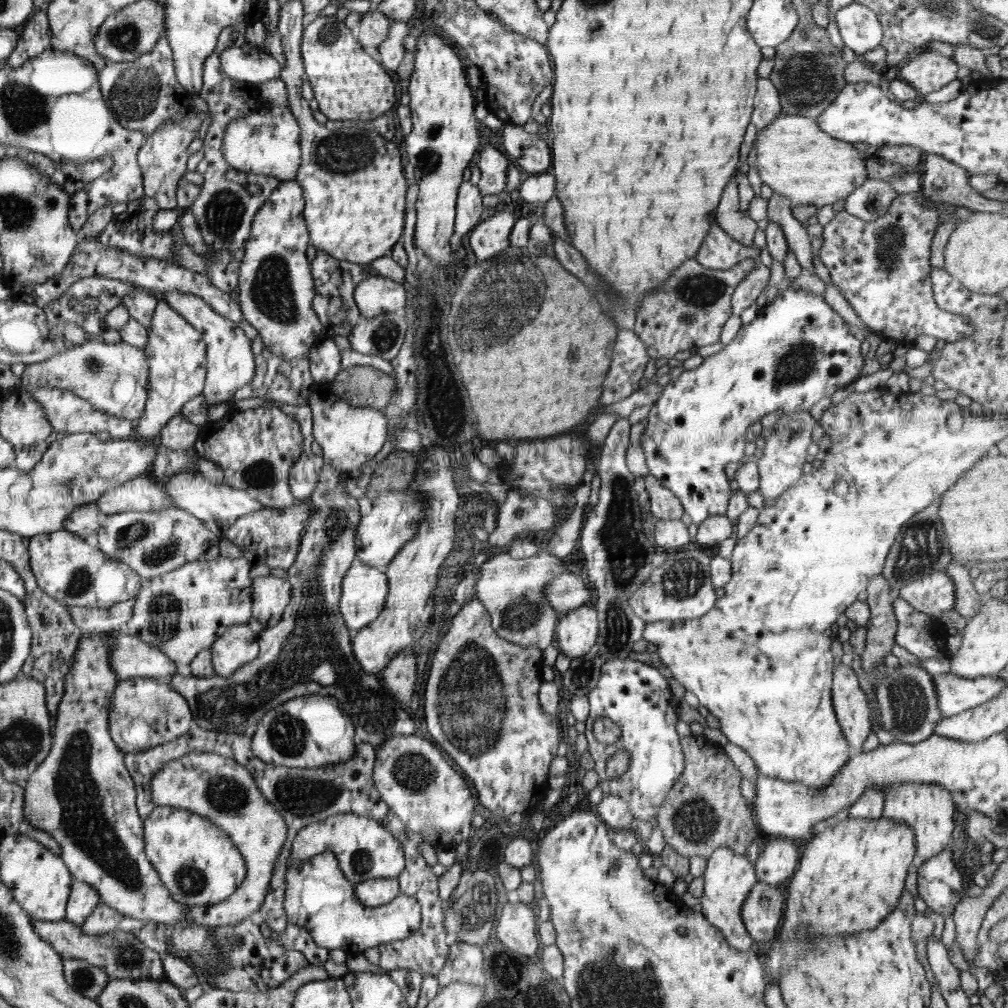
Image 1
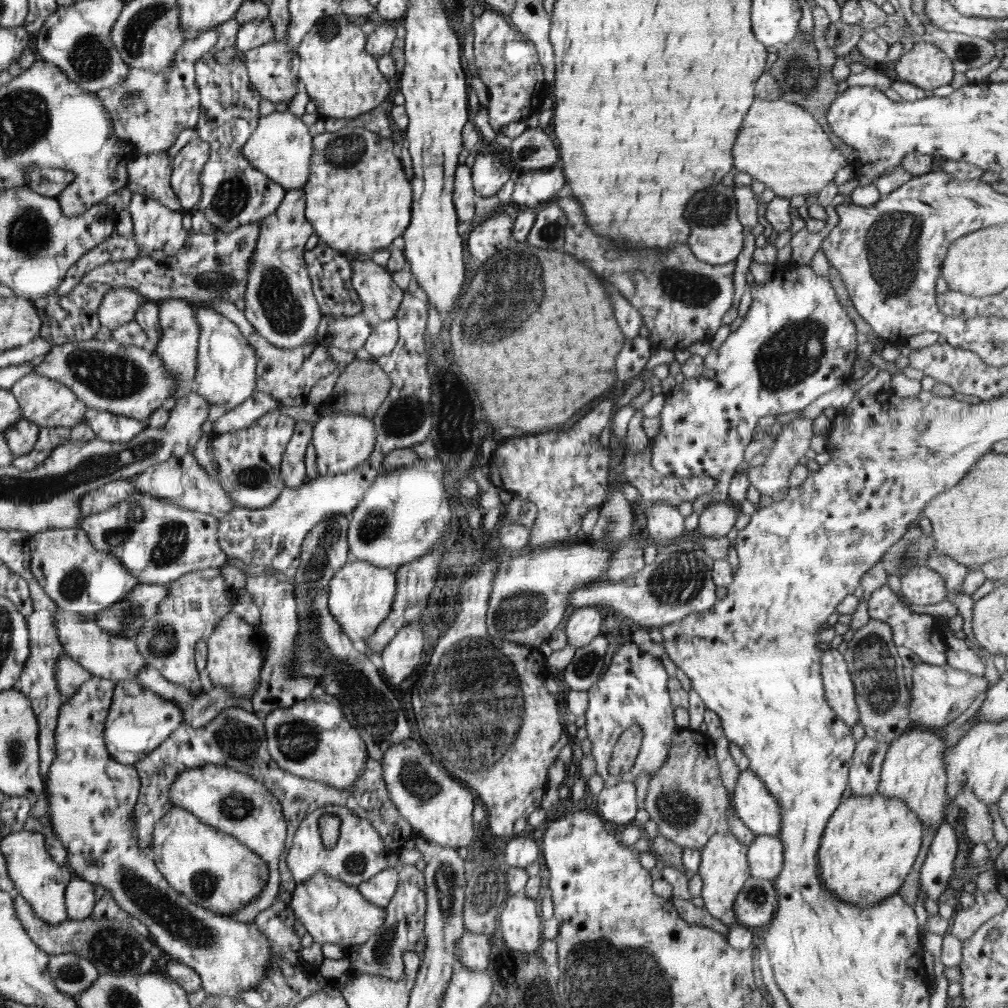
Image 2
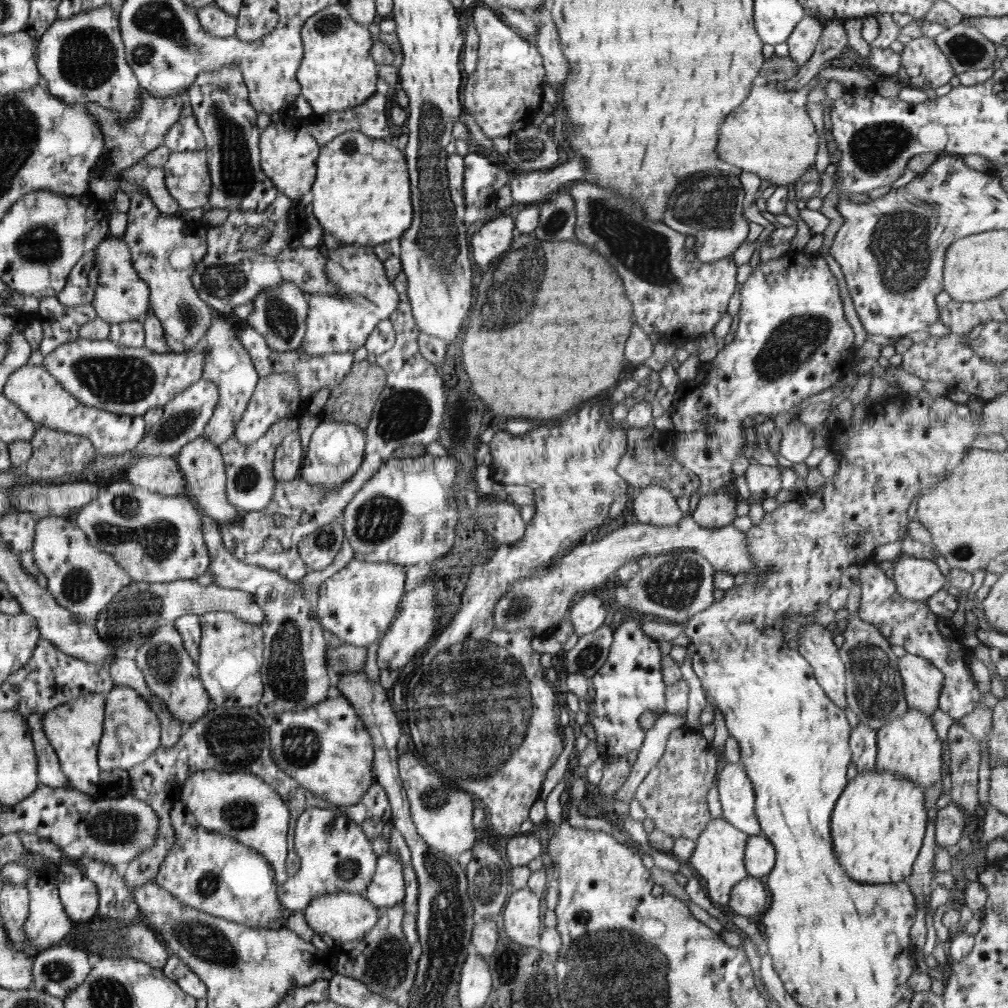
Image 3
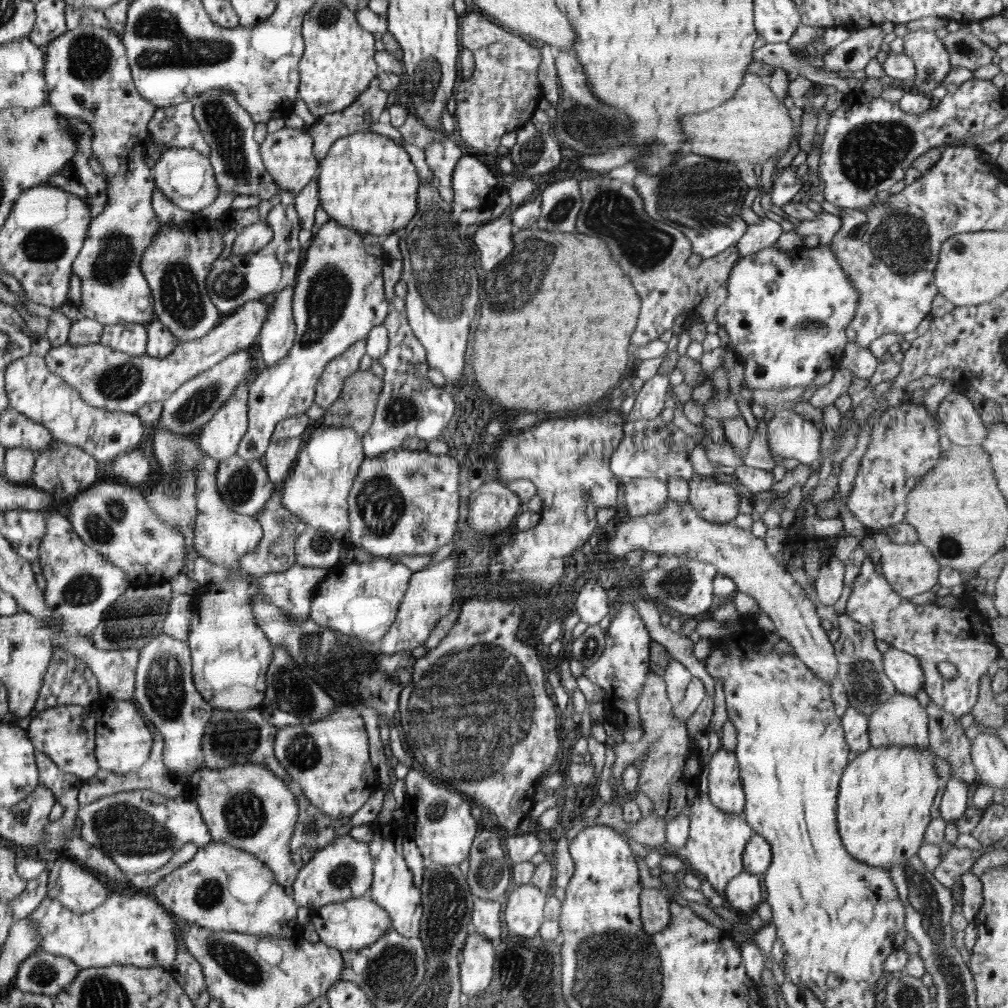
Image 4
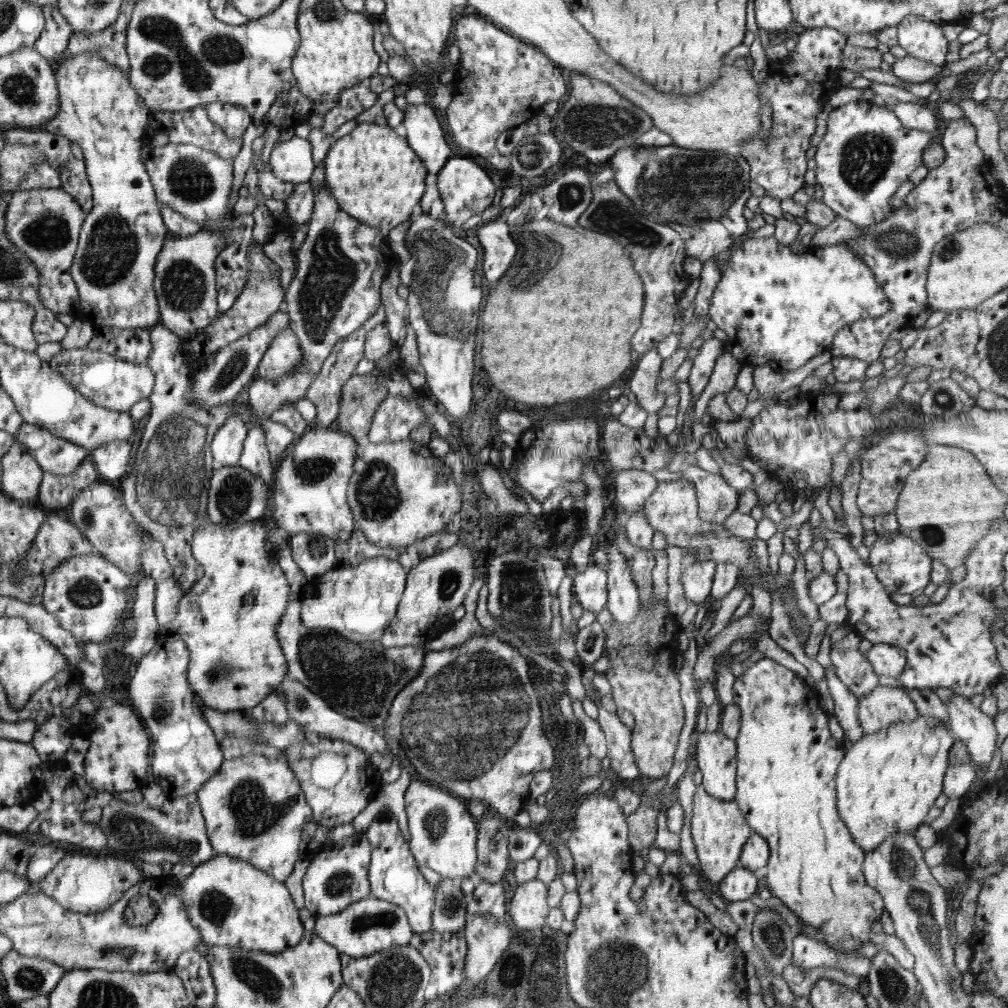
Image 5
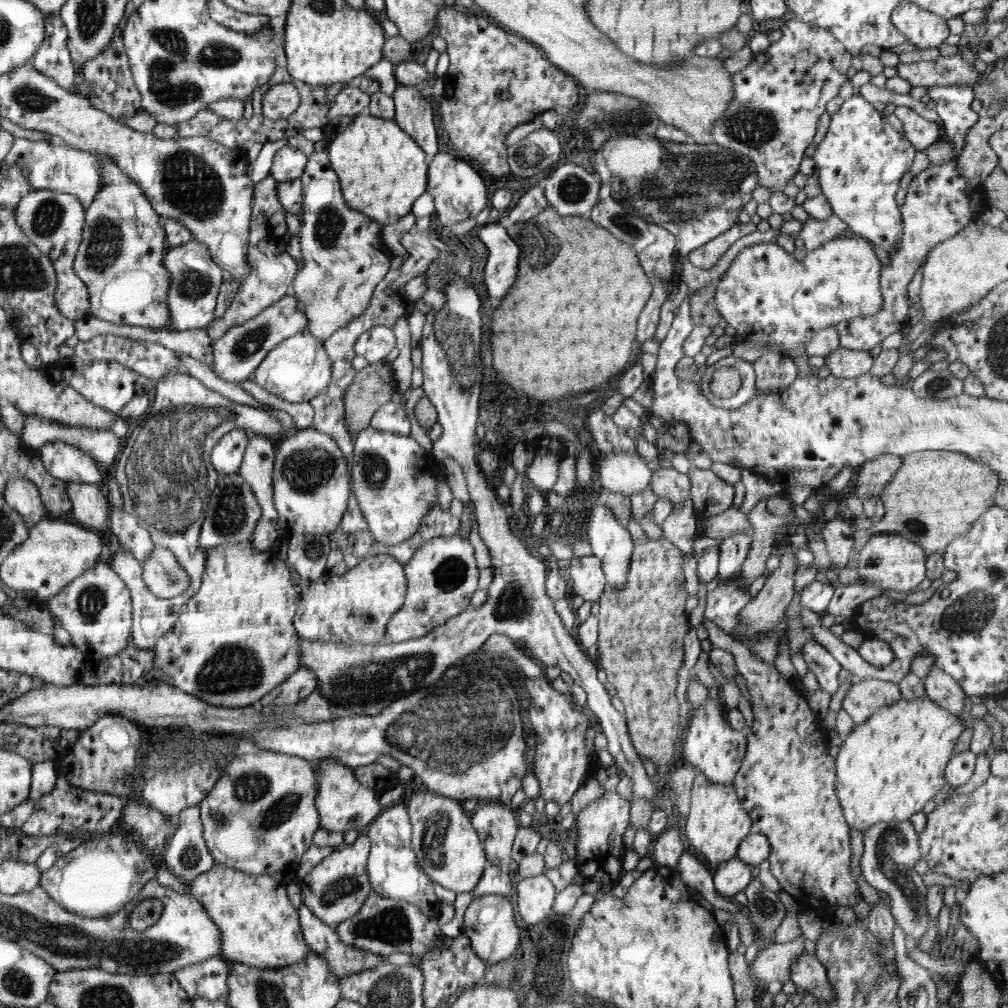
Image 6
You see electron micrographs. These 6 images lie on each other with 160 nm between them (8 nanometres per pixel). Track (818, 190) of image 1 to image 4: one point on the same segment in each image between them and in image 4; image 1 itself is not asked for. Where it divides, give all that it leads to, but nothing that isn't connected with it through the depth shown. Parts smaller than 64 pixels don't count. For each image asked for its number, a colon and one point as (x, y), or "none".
2: (780, 144)
3: (771, 134)
4: (753, 126)

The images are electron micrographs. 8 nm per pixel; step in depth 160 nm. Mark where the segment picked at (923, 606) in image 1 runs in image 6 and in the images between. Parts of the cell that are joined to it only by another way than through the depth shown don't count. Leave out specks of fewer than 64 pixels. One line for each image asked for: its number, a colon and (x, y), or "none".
2: (921, 585)
3: (916, 579)
4: (910, 569)
5: (900, 564)
6: (890, 561)

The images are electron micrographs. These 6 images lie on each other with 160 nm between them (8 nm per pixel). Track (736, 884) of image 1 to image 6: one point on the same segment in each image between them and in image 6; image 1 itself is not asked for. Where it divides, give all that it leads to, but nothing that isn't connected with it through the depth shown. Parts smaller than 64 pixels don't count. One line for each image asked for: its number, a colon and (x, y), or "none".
2: (724, 869)
3: (718, 856)
4: (717, 839)
5: (719, 830)
6: (717, 823)

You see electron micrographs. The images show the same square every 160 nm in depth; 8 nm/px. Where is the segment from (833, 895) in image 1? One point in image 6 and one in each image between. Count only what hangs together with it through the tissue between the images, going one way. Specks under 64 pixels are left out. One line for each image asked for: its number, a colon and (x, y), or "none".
2: (870, 843)
3: (878, 823)
4: (884, 798)
5: (886, 783)
6: (887, 769)

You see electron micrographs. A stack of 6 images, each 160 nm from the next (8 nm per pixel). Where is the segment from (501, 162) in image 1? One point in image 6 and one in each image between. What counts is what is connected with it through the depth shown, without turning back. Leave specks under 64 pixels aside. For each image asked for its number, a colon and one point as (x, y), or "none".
2: (488, 175)
3: (482, 177)
4: (474, 185)
5: (465, 188)
6: (459, 193)

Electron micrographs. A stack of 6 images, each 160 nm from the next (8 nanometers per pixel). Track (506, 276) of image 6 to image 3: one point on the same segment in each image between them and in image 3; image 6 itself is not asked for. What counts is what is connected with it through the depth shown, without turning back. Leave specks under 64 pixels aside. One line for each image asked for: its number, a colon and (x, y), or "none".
3: (495, 237)
4: (493, 239)
5: (496, 237)

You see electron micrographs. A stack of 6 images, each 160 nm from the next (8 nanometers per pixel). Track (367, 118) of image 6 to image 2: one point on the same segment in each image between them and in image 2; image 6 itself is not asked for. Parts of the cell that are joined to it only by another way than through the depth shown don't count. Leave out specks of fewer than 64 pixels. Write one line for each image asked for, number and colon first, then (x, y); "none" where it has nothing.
2: (358, 198)
3: (361, 195)
4: (367, 182)
5: (376, 177)

